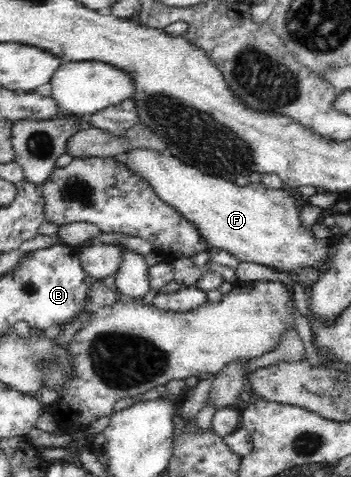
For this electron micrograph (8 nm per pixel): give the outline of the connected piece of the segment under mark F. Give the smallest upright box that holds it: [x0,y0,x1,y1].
[122,148,335,275]

